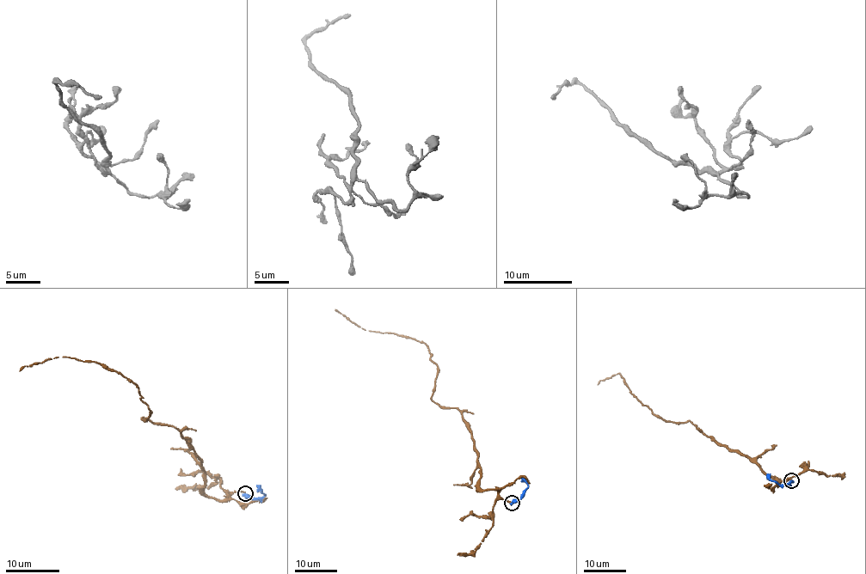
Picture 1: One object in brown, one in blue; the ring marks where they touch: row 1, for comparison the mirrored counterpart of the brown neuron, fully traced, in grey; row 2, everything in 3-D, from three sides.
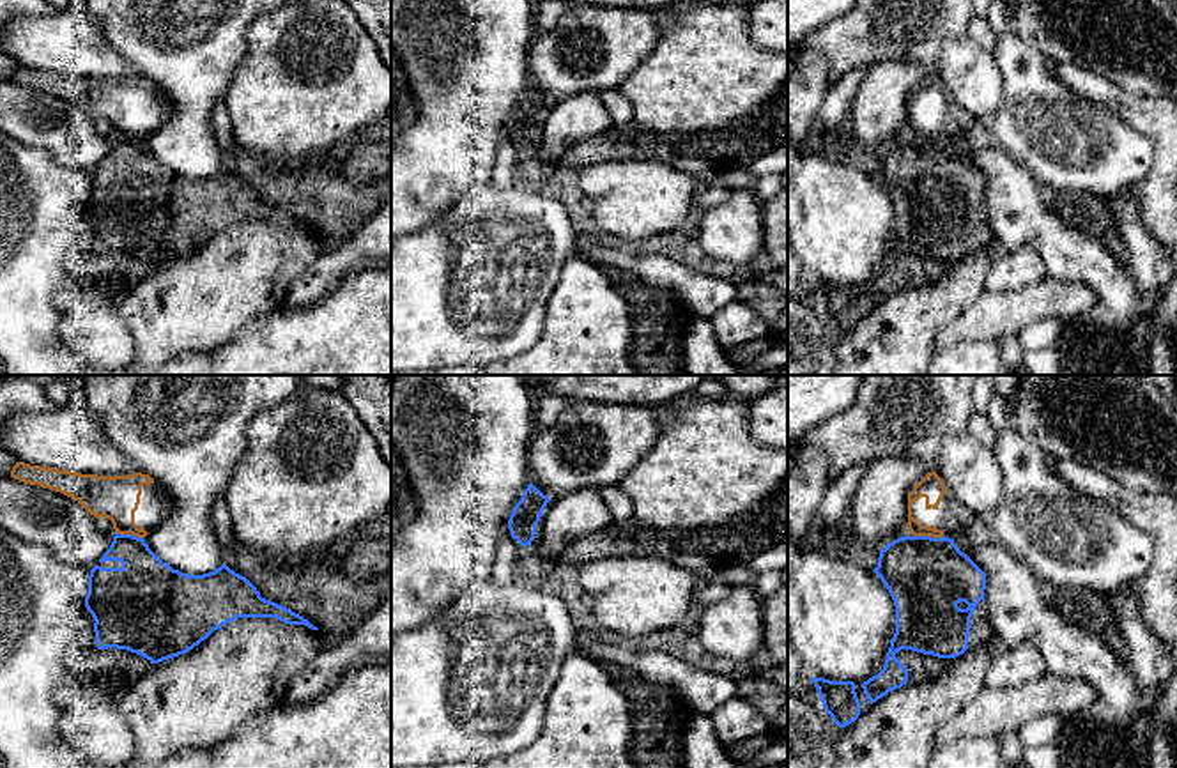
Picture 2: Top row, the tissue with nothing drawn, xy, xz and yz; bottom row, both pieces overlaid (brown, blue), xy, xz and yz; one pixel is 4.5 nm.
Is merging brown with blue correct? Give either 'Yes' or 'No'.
No

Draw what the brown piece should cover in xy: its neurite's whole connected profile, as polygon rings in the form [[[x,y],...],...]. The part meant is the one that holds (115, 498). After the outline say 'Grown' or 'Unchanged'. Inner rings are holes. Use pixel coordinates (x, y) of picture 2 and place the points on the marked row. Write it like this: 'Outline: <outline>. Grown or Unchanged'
Outline: [[[16,462],[11,478],[78,501],[96,518],[110,518],[119,534],[145,538],[172,510],[166,490],[142,472],[97,476]]]. Grown

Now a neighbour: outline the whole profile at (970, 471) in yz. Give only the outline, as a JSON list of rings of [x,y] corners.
[[[968,432],[943,437],[935,472],[975,517],[989,517],[1004,494],[1004,472],[993,449]]]

